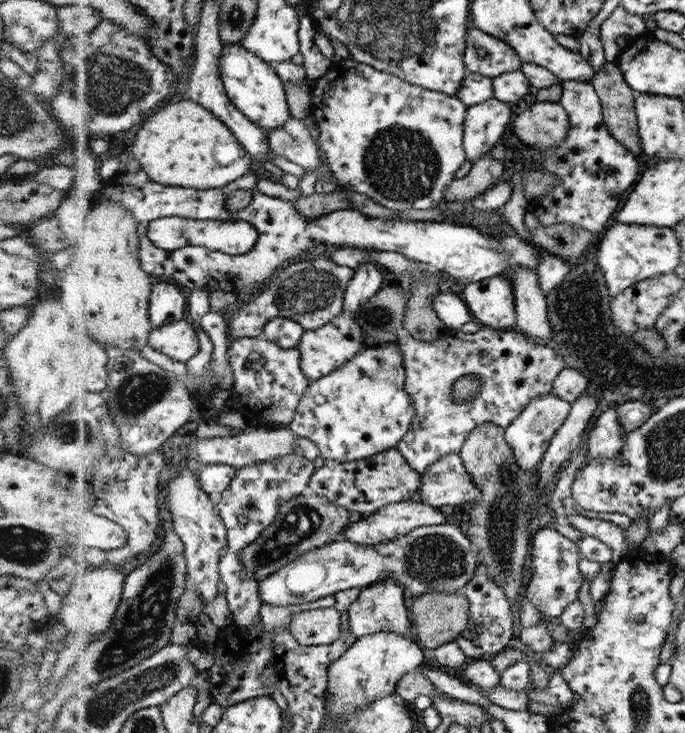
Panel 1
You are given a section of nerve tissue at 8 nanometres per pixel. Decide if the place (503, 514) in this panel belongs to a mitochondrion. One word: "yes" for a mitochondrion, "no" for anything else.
yes

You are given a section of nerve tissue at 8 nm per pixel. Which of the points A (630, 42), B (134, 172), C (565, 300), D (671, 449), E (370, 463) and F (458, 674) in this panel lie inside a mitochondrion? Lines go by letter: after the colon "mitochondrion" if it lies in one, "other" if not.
A: other
B: other
C: mitochondrion
D: mitochondrion
E: other
F: other

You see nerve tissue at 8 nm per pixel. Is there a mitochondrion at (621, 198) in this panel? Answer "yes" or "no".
no

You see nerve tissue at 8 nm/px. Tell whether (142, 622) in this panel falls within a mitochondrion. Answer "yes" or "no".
yes

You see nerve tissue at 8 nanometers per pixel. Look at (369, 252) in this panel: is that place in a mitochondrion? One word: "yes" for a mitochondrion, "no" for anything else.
no

